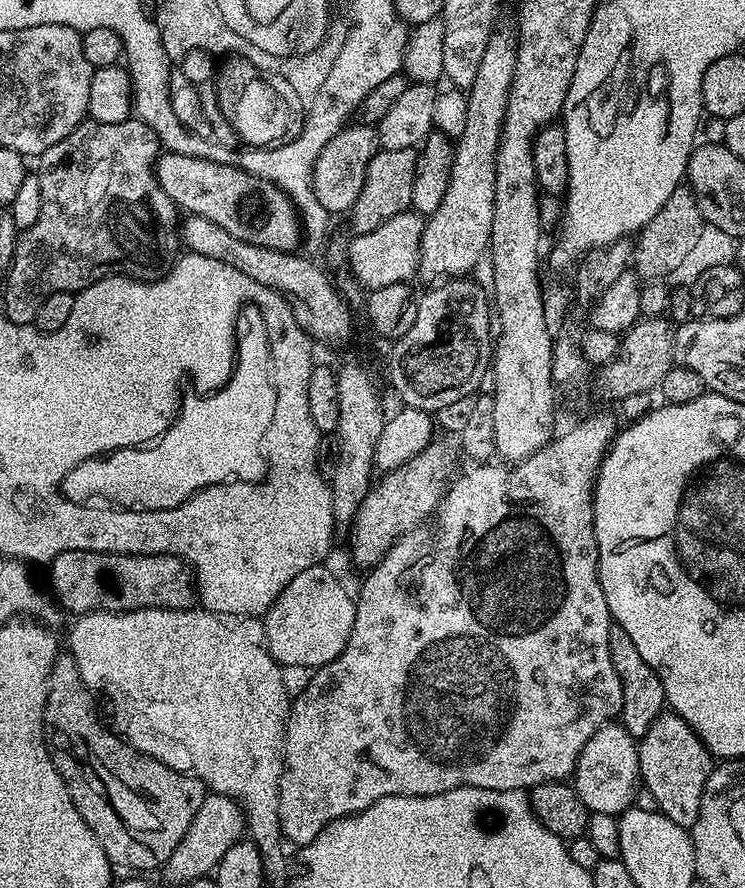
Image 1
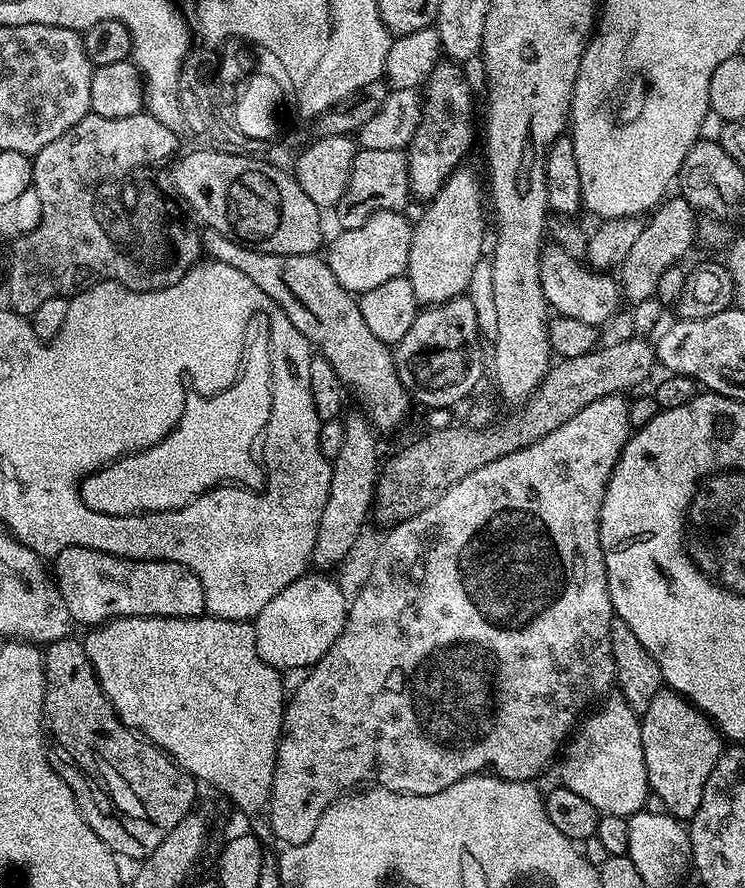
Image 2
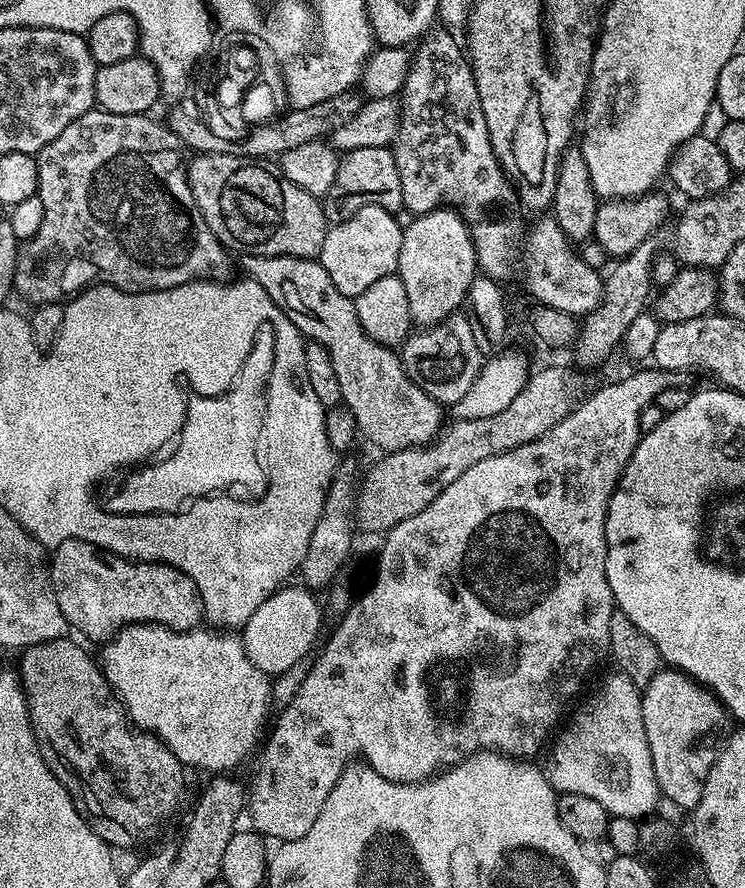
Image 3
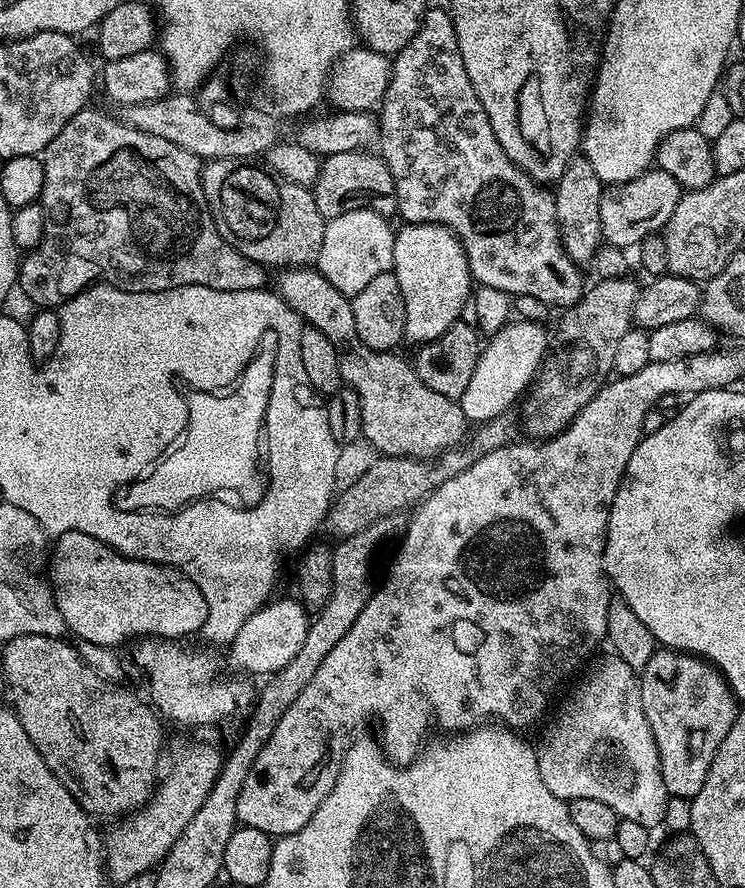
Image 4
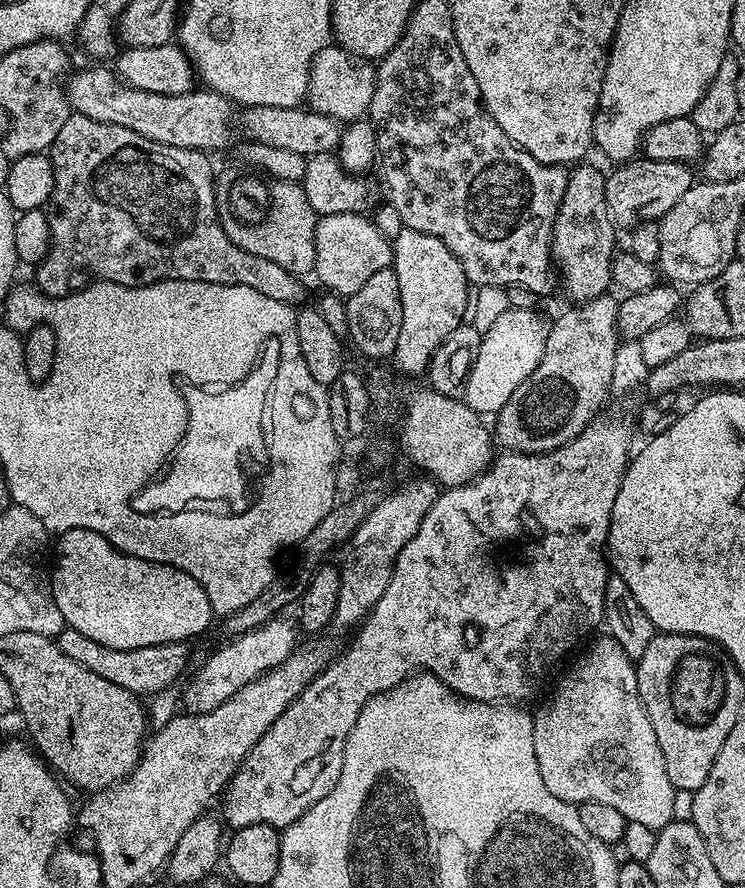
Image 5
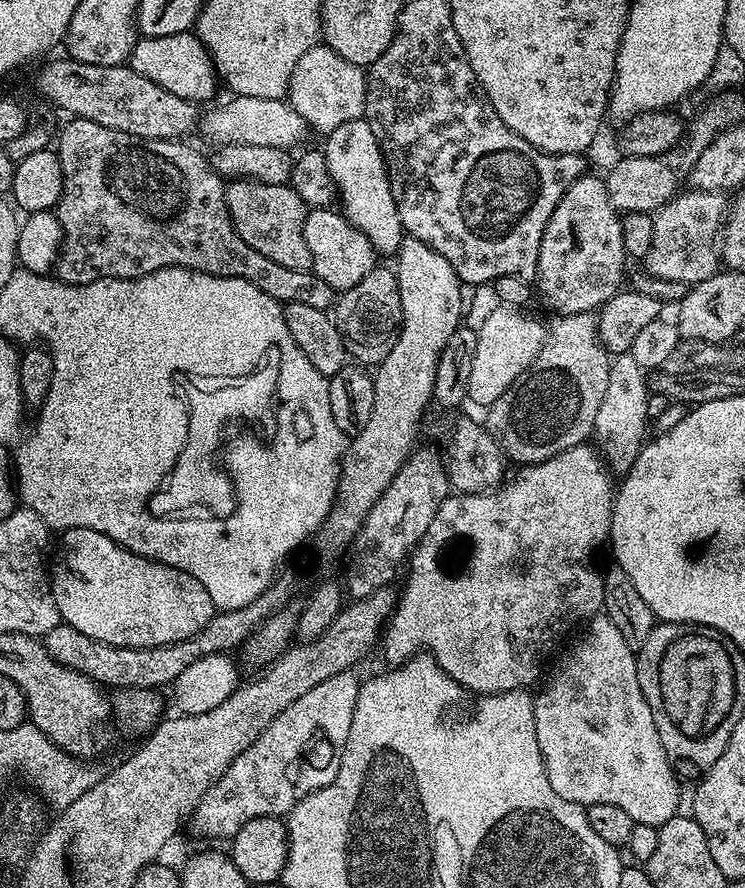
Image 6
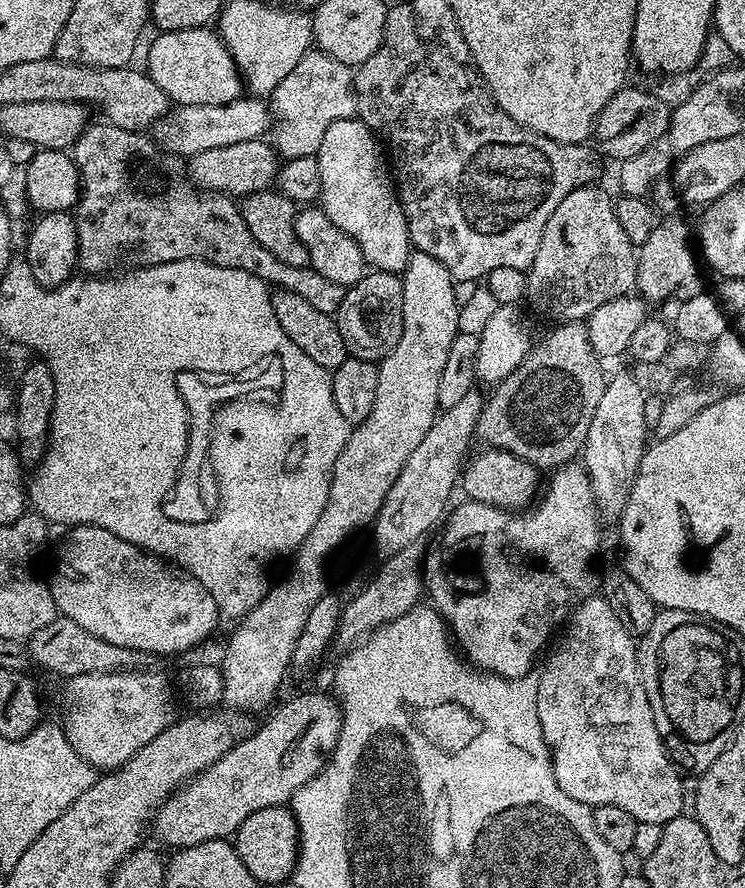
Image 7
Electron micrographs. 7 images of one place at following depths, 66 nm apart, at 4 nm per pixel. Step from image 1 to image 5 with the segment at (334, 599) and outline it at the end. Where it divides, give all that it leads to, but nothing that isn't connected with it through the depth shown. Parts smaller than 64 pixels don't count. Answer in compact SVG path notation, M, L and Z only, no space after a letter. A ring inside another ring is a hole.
M288 618L268 620L261 626L250 630L246 634L229 639L228 644L221 646L217 652L212 652L204 660L204 665L187 677L188 685L184 688L185 713L201 713L214 710L220 703L230 699L236 691L247 683L259 678L264 673L278 666L291 652L298 647L296 632L298 628Z

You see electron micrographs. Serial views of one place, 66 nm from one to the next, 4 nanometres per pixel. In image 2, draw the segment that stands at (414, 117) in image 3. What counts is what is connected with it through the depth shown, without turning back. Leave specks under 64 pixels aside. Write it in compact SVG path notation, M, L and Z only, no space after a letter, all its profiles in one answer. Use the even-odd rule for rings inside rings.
M440 62L422 85L420 125L406 149L410 193L421 202L438 195L448 176L461 167L460 159L472 148L472 92L460 70L459 63Z

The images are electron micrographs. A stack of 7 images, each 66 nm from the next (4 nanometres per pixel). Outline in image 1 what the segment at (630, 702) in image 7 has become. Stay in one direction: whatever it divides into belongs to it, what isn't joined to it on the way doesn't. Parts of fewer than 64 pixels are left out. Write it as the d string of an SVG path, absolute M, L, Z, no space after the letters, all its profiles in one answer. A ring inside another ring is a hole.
M619 722L602 725L598 734L594 734L594 738L582 746L574 773L574 787L589 813L601 812L619 817L633 807L636 791L642 784L639 753L637 737L629 734Z

